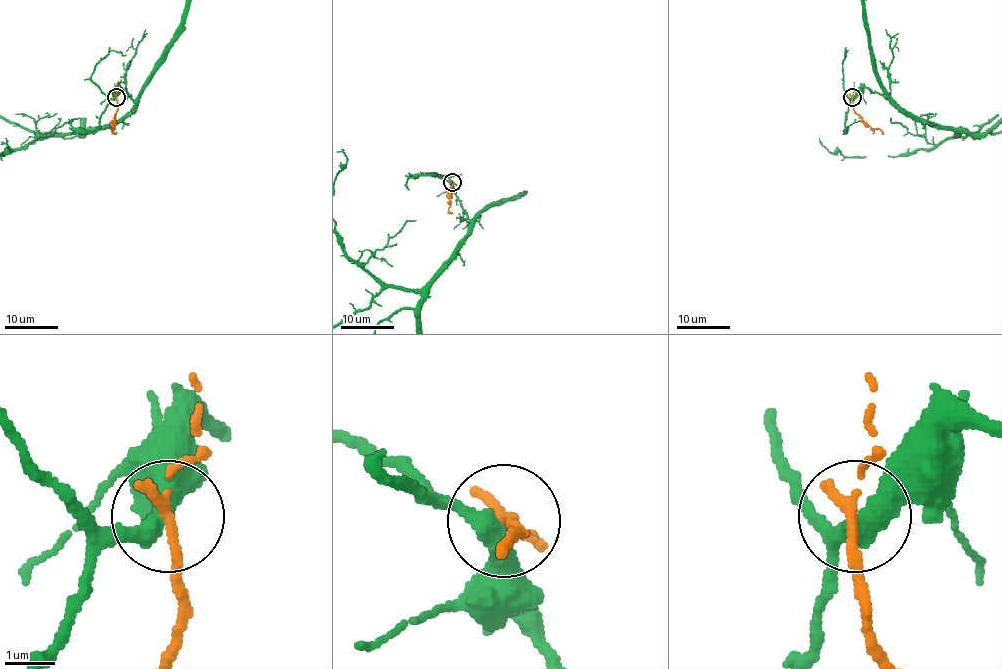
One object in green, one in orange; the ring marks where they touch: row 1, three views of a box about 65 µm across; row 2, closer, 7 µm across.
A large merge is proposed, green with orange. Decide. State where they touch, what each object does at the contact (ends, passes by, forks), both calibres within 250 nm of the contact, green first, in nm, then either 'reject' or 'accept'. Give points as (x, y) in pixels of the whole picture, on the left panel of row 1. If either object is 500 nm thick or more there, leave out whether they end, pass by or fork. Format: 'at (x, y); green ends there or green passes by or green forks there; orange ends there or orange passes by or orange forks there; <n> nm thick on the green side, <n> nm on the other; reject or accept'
at (116, 97); green passes by; orange passes by; 400 nm thick on the green side, 200 nm on the other; reject

